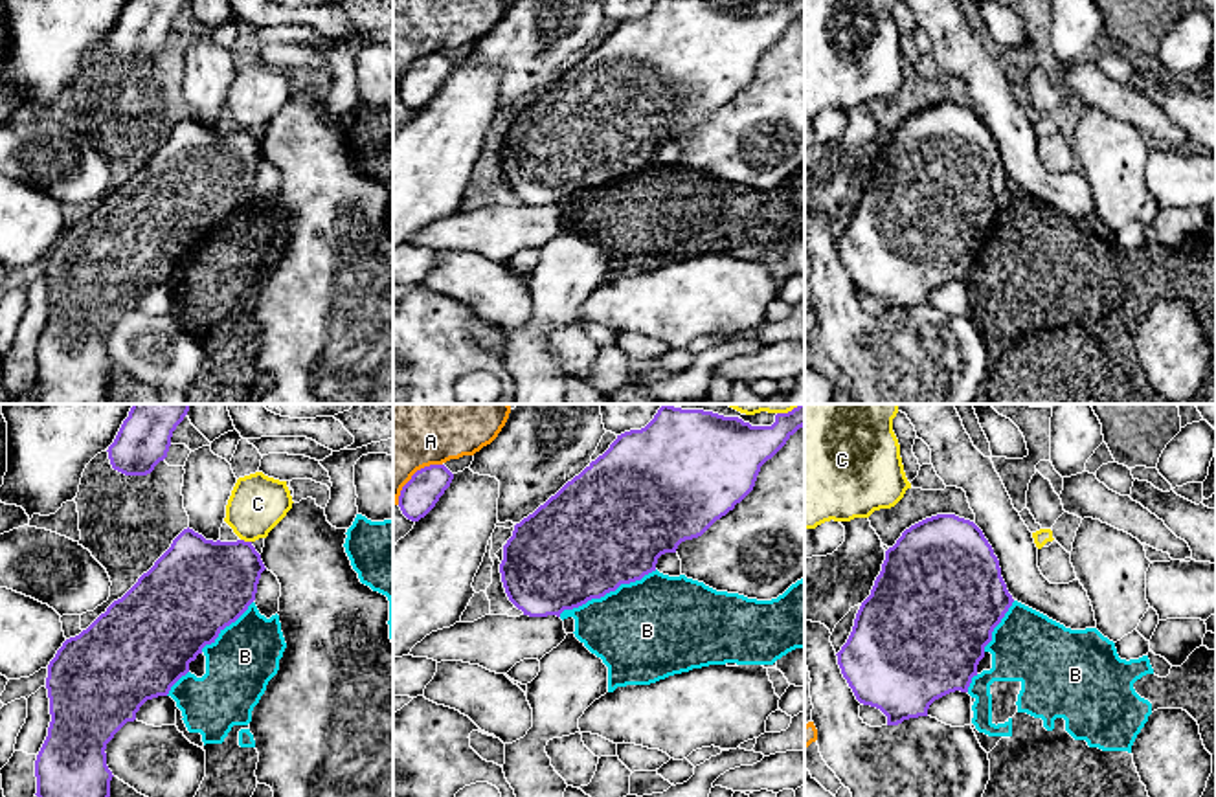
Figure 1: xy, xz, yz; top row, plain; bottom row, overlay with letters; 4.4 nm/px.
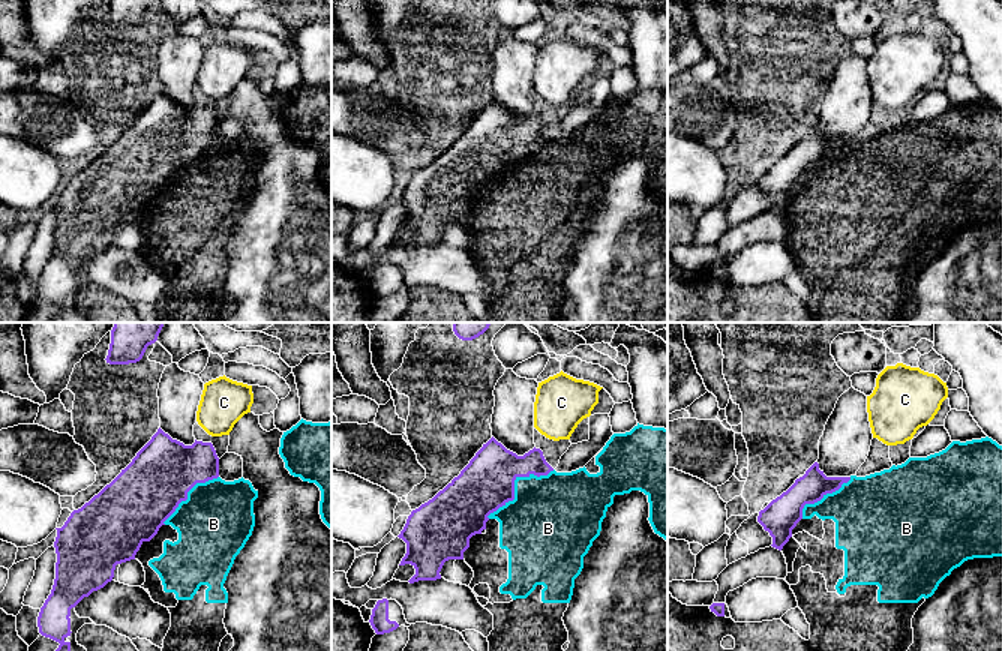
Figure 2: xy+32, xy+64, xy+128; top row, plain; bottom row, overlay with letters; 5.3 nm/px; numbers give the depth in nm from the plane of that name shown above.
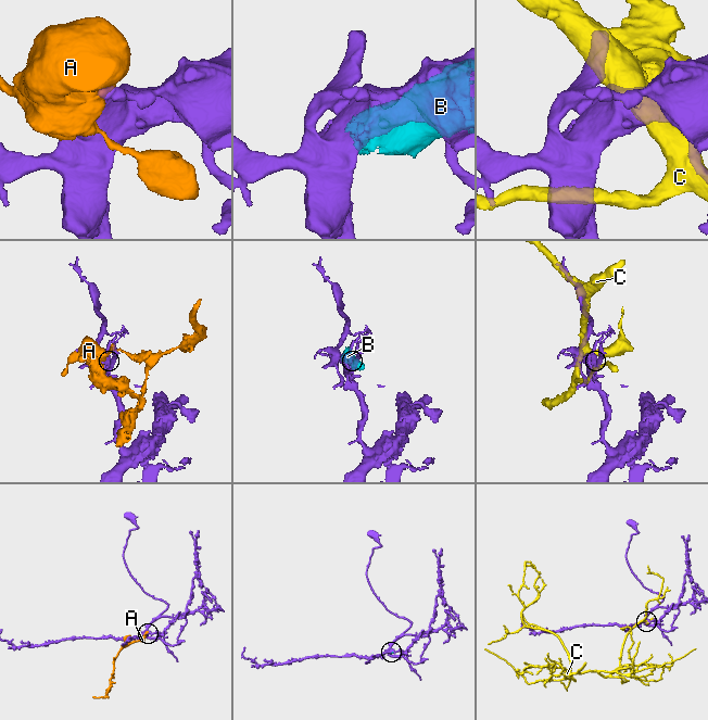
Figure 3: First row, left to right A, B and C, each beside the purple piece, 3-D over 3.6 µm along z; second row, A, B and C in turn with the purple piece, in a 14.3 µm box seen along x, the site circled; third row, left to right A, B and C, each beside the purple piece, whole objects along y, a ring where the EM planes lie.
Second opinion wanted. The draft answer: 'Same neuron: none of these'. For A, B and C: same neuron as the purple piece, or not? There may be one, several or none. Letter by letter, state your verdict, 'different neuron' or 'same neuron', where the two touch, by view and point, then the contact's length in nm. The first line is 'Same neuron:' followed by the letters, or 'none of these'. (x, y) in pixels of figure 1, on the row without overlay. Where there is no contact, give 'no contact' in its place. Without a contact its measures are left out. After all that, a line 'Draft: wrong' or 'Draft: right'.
Same neuron: none of these
A: different neuron; meets purple in xz at (412, 65); contact 260 nm long
B: different neuron; meets purple in xz at (607, 180); contact 480 nm long
C: different neuron; meets purple in xy at (247, 131); contact 50 nm long
Draft: right

